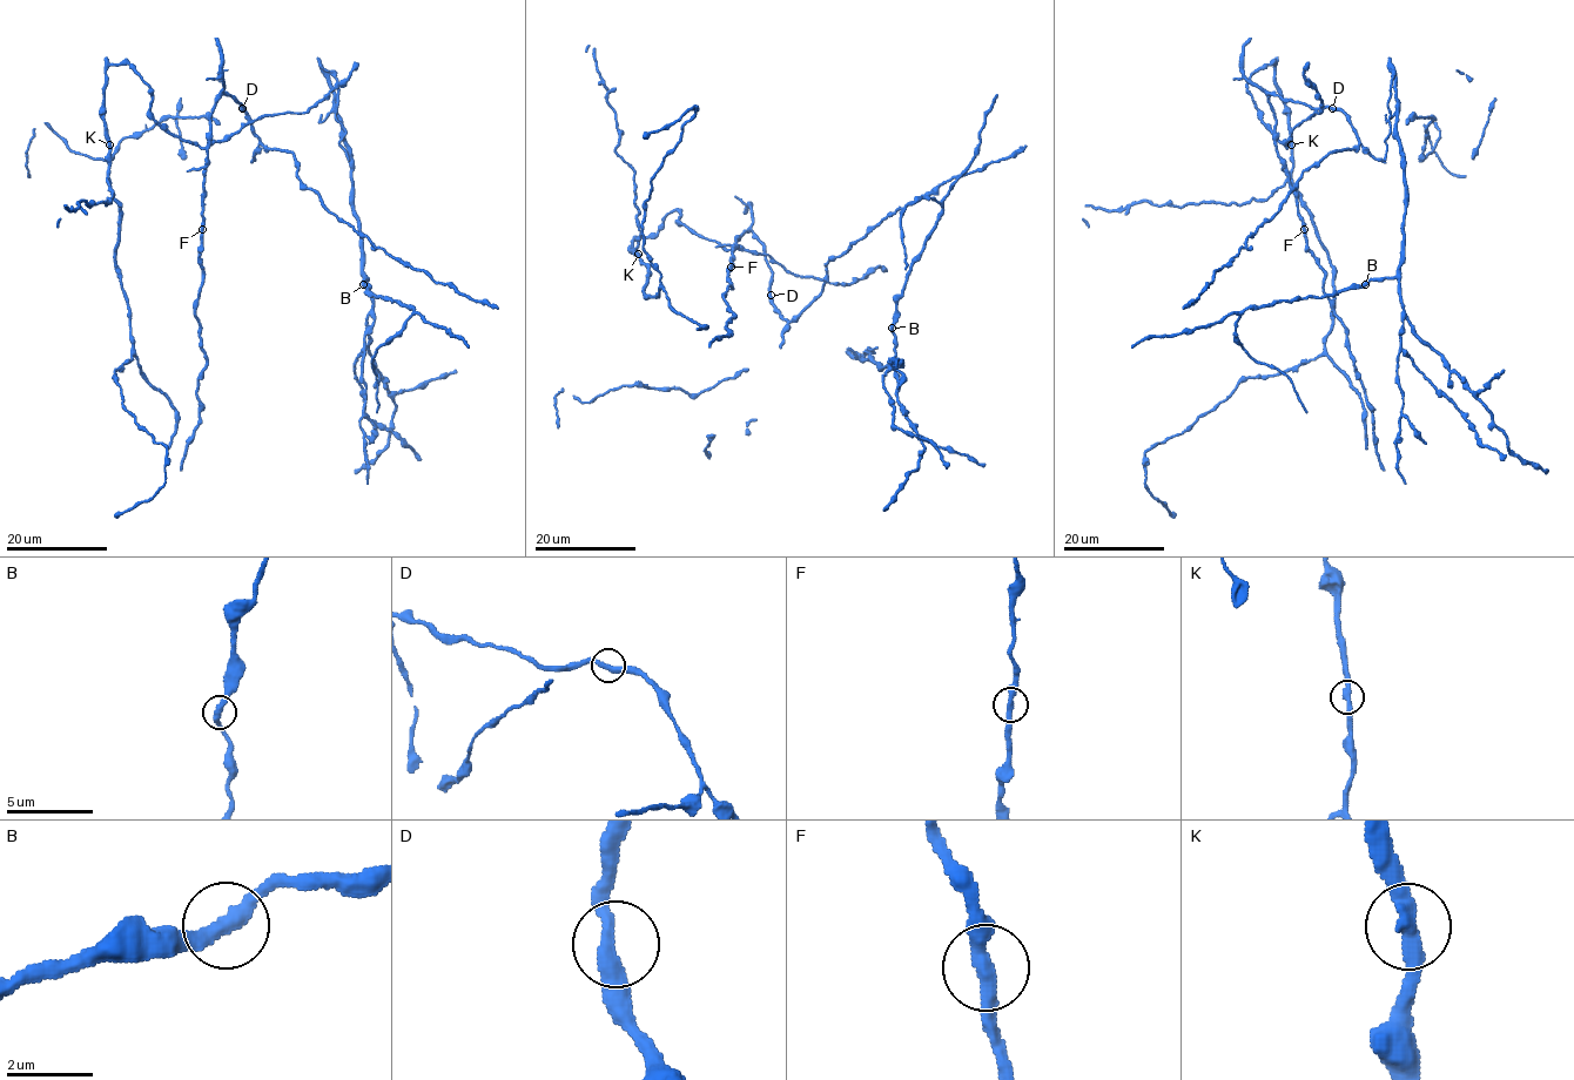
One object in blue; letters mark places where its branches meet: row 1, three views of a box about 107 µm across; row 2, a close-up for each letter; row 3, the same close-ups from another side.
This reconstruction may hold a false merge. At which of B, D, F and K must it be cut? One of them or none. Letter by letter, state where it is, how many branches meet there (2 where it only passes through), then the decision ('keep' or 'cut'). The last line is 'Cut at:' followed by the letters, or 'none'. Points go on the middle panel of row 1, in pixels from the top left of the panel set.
B: (892, 328) | 2 | keep
D: (771, 295) | 2 | keep
F: (731, 267) | 2 | keep
K: (638, 254) | 2 | keep
Cut at: none

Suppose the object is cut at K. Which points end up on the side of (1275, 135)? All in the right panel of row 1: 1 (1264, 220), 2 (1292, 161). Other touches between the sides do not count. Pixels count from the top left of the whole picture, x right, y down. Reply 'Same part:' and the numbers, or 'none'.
Same part: 1

